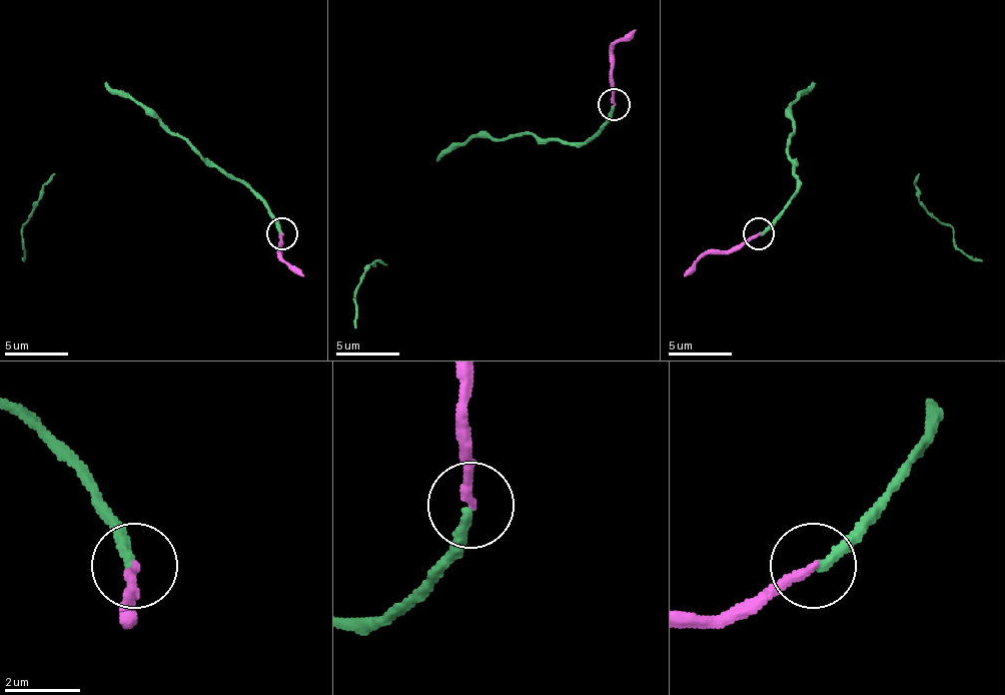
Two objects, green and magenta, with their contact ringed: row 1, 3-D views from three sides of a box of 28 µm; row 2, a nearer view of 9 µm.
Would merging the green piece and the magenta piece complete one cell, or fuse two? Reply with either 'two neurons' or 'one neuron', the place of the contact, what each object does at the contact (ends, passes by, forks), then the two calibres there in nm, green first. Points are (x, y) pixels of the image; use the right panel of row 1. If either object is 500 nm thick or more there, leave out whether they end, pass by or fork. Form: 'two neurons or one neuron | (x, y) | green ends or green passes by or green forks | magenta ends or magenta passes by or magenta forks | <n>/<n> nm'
one neuron | (759, 233) | green ends | magenta ends | 280/260 nm

